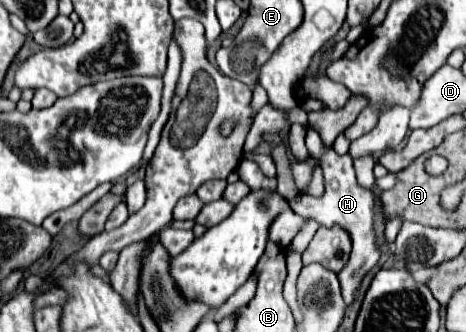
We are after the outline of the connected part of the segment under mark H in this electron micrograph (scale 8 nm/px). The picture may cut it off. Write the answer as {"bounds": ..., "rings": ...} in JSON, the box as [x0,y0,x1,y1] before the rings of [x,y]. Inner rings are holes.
{"bounds":[290,127,382,305],"rings":[[[308,127],[308,133],[306,133],[306,147],[308,147],[310,155],[320,159],[326,191],[322,197],[310,197],[310,195],[300,197],[298,195],[296,199],[290,201],[290,209],[306,219],[318,221],[324,227],[340,225],[344,231],[350,233],[352,253],[350,253],[348,263],[344,265],[344,269],[338,273],[338,281],[342,287],[344,303],[352,305],[352,301],[356,299],[356,293],[360,291],[364,275],[380,261],[380,255],[382,255],[380,243],[378,243],[378,237],[374,231],[374,193],[370,189],[364,189],[358,185],[356,173],[354,173],[354,163],[352,163],[350,155],[336,155],[332,149],[324,149],[318,131],[312,127]]]}

